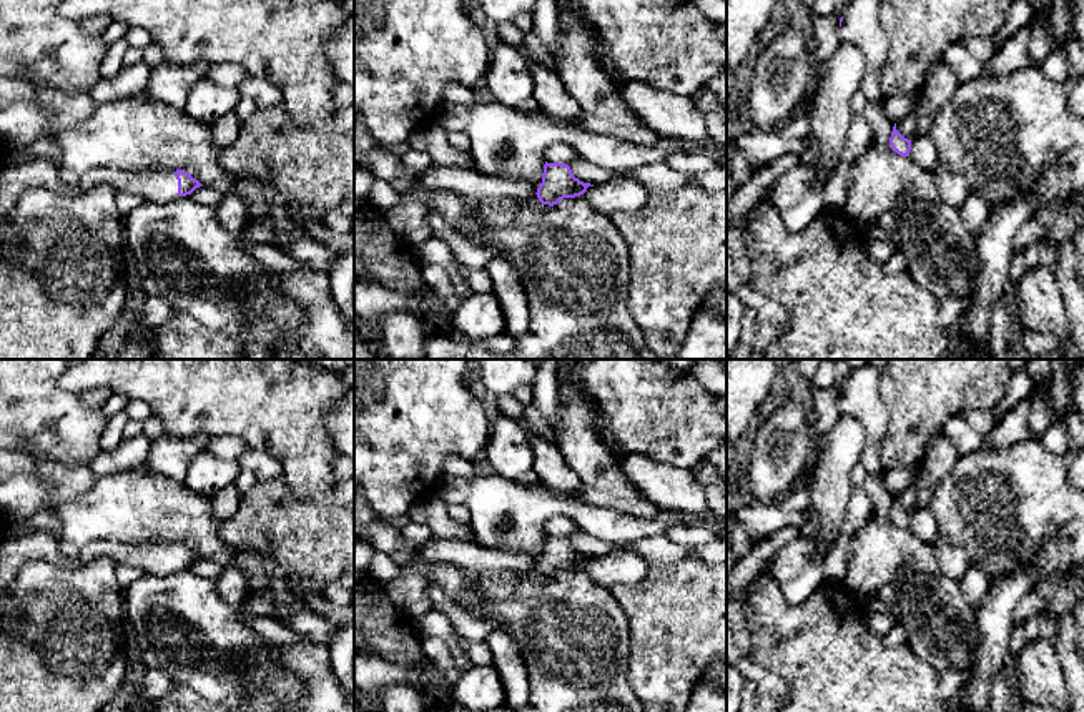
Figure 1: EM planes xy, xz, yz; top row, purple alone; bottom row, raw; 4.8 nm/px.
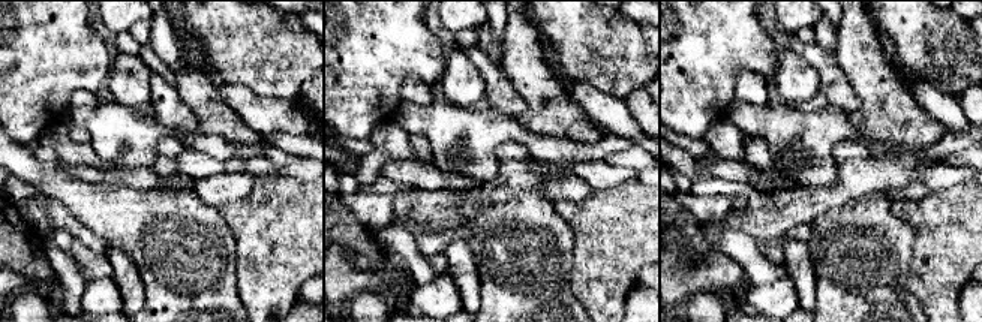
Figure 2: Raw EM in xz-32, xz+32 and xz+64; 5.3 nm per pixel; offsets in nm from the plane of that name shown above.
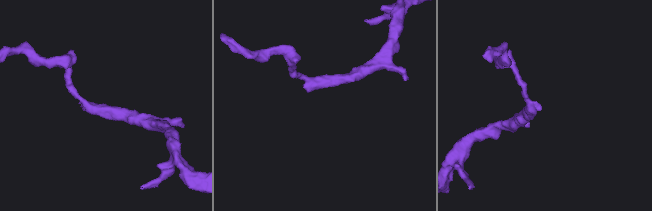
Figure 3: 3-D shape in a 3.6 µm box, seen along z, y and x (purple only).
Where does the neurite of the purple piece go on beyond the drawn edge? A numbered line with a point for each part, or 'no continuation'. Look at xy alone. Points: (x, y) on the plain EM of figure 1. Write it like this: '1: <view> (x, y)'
1: xy (160, 559)

